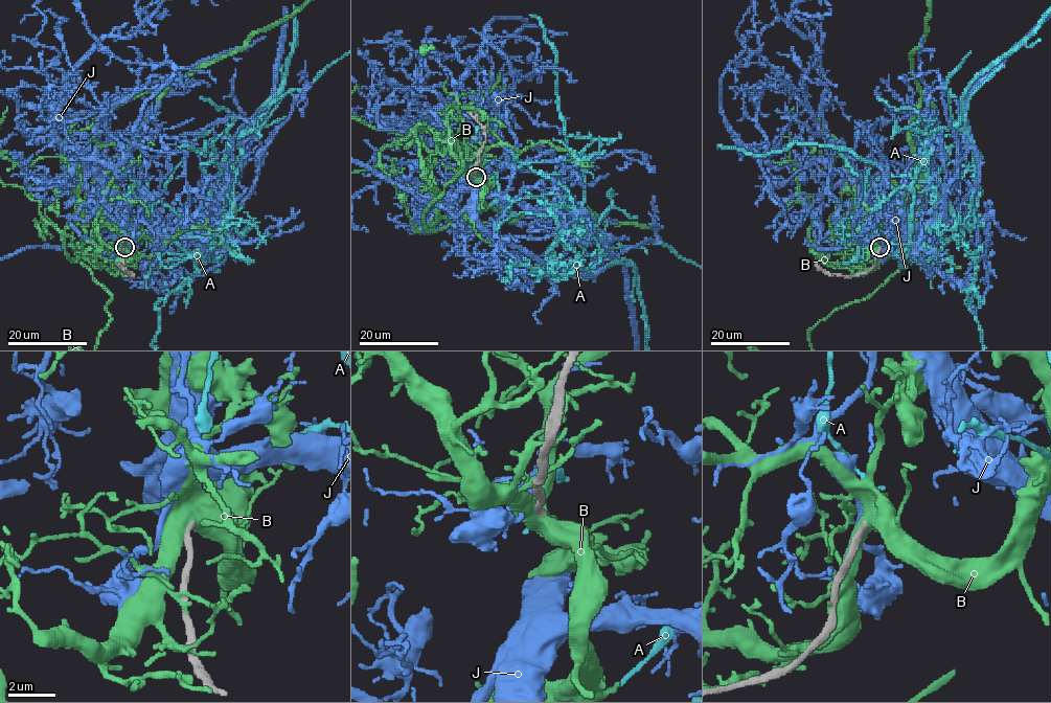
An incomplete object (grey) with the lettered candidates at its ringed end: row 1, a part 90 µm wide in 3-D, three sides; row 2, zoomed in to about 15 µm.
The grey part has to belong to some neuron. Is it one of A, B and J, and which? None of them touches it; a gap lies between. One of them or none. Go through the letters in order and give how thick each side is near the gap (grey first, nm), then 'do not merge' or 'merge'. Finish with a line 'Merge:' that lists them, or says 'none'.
A: calibres 240 and 140 nm; do not merge
B: calibres 240 and 650 nm; do not merge
J: calibres 240 and 320 nm; do not merge
Merge: none

